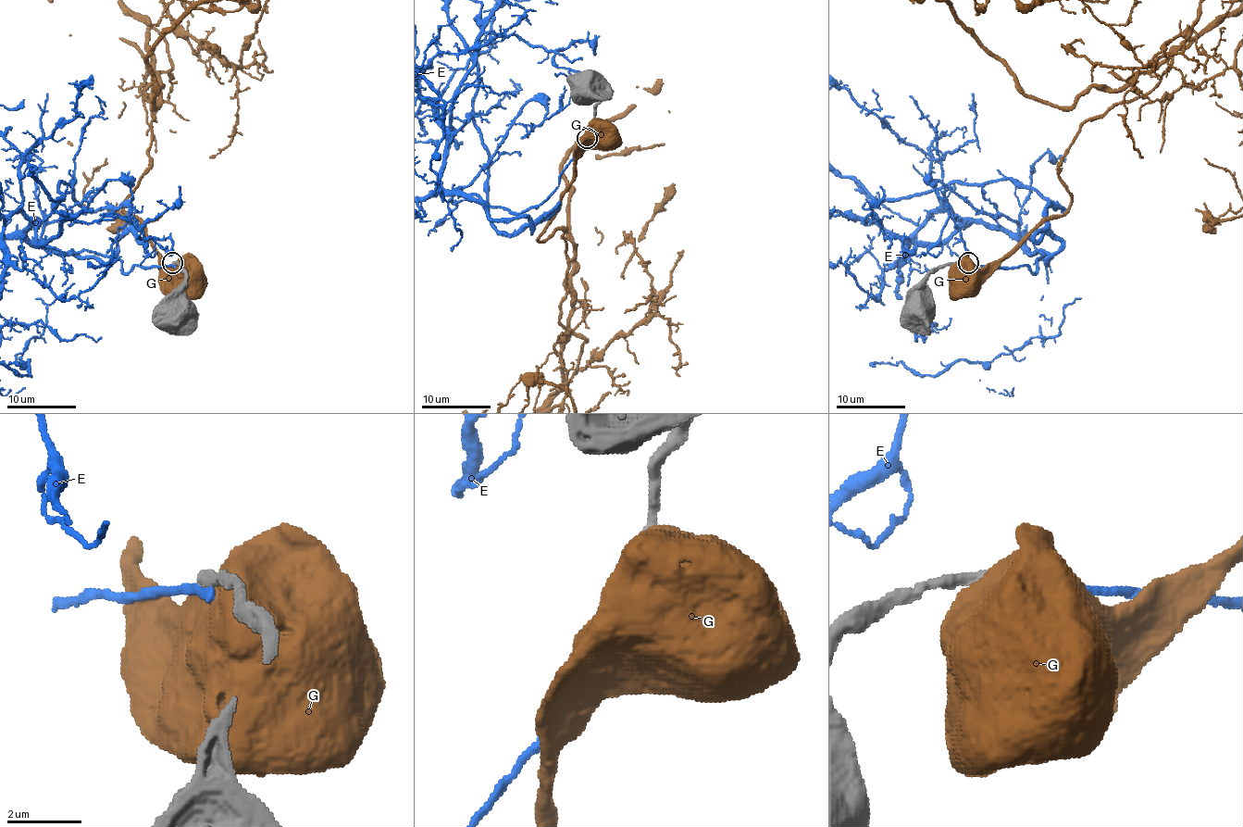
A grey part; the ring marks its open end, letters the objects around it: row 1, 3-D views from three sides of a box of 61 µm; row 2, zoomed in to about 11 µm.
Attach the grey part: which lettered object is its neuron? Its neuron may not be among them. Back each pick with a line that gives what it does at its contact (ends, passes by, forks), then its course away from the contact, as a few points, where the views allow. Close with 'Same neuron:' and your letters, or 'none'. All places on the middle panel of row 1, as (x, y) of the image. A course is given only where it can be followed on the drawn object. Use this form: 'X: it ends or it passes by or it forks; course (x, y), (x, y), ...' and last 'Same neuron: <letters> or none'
Same neuron: none

